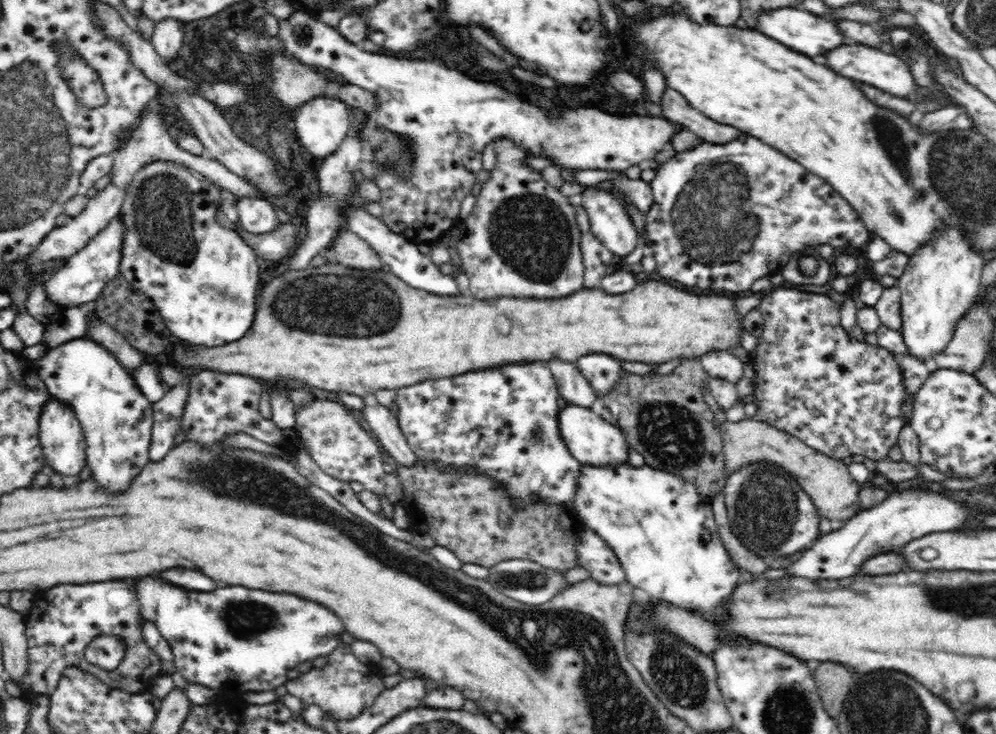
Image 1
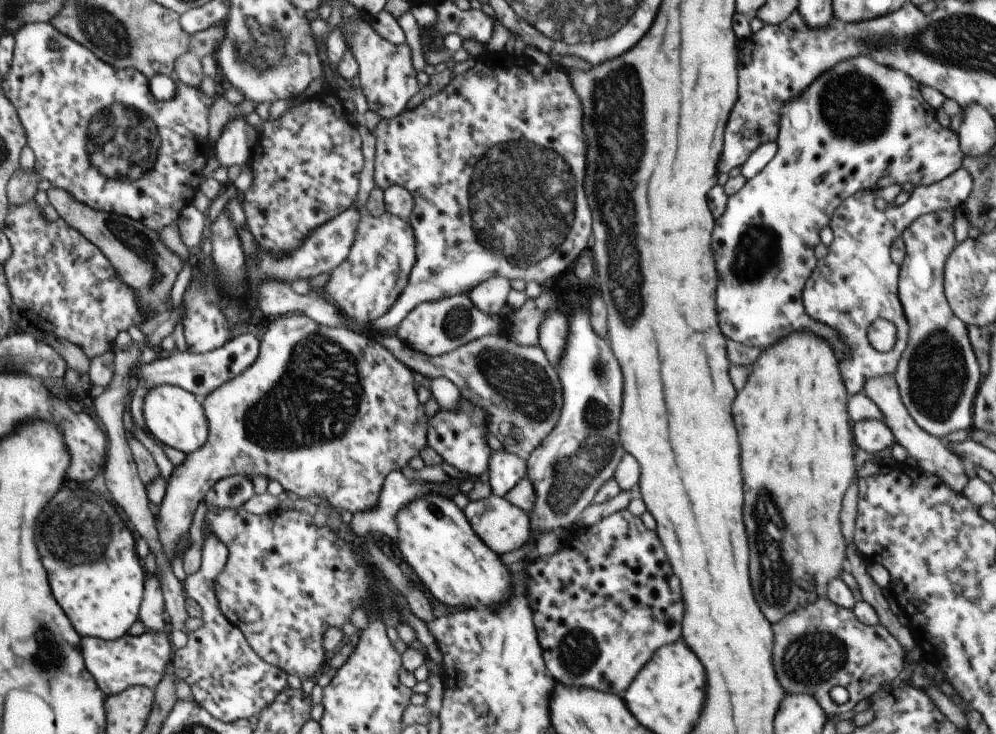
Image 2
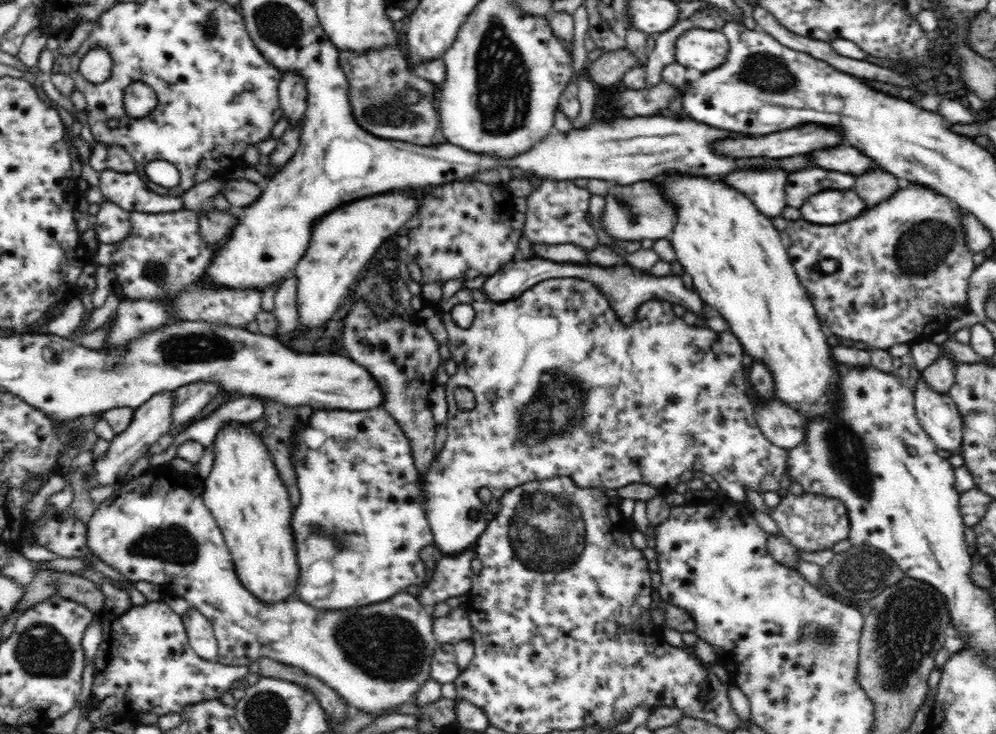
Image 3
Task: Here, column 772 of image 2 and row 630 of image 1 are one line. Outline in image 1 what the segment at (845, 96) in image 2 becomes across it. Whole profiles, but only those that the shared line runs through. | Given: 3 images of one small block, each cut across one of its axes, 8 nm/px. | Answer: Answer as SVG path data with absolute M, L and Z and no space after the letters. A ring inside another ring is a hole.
M146 576L132 583L137 592L141 622L151 620L168 641L175 668L187 682L211 688L218 696L229 691L232 684L252 684L252 692L274 691L286 679L286 671L318 656L327 656L340 646L340 634L344 632L342 622L336 614L328 612L328 608L292 594L248 590L242 586L218 588L212 592L191 591L170 584L160 576Z

